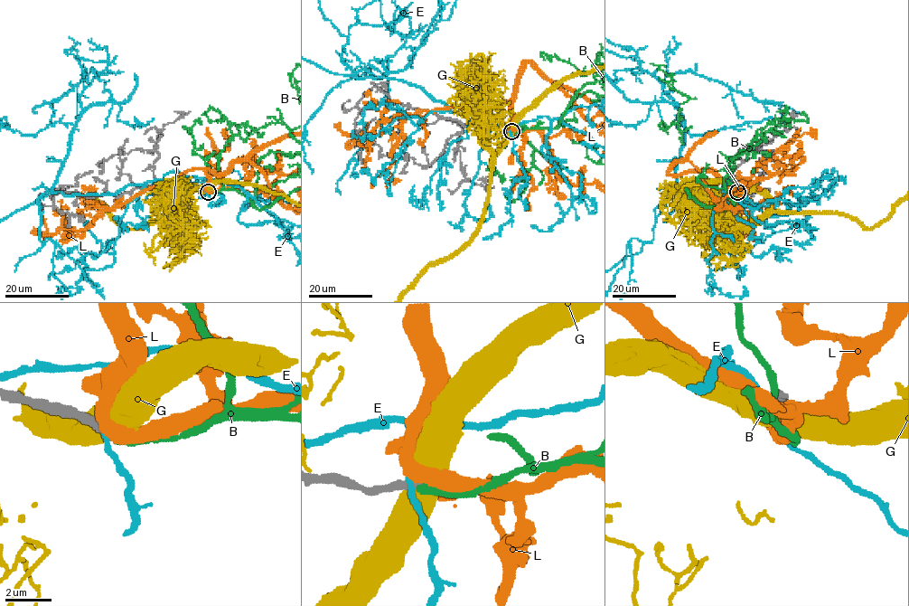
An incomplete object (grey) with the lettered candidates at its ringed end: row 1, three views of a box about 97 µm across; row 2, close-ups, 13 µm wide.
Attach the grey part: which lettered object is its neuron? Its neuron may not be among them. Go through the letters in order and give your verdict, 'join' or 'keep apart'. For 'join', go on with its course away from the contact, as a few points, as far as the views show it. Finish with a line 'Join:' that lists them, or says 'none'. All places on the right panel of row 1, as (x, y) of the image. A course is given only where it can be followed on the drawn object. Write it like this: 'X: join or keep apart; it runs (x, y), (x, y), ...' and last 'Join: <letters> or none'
B: join
E: keep apart
G: keep apart
L: keep apart
Join: B

